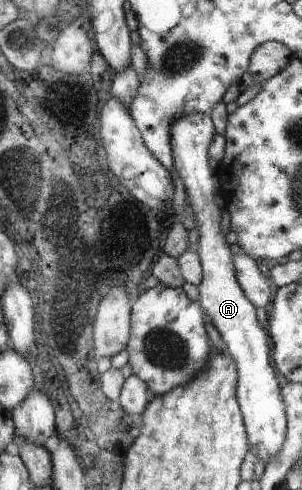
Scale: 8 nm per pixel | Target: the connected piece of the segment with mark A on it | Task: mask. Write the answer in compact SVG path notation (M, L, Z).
M186 113L178 117L170 129L173 146L173 166L184 181L185 195L188 195L192 213L198 229L198 253L202 268L202 283L199 285L199 304L206 313L207 321L218 329L222 336L224 350L234 359L237 366L237 400L245 414L246 429L249 432L252 458L262 461L278 455L286 439L286 415L283 397L280 397L274 367L270 365L270 347L266 333L262 331L254 304L238 285L237 272L232 265L232 250L222 233L222 213L216 205L216 183L214 171L208 165L208 147L217 133L213 118L202 113Z

